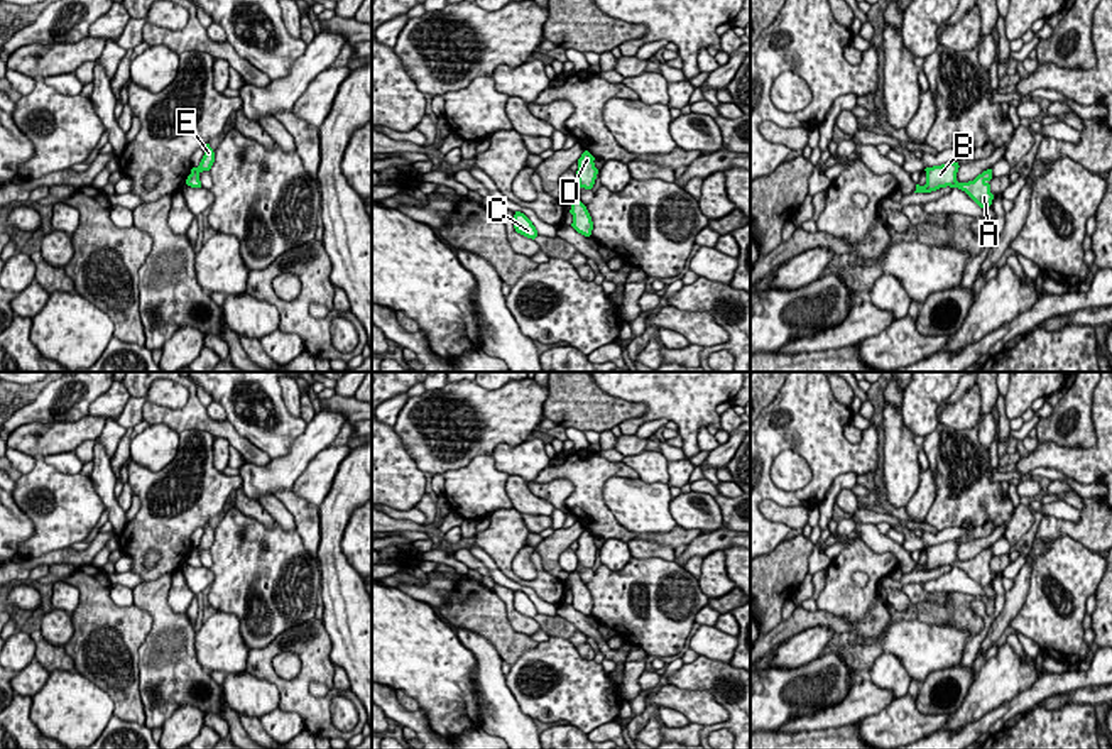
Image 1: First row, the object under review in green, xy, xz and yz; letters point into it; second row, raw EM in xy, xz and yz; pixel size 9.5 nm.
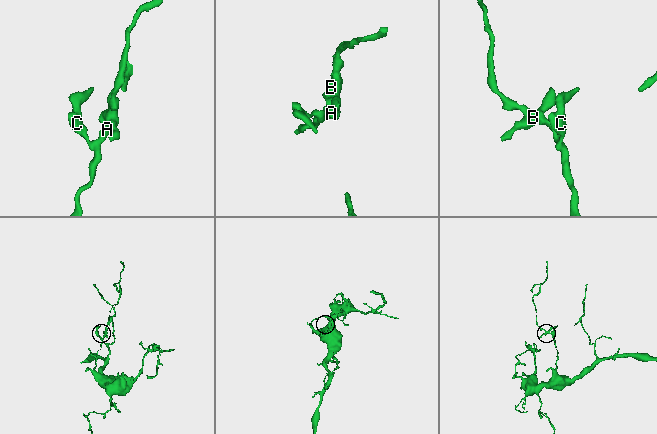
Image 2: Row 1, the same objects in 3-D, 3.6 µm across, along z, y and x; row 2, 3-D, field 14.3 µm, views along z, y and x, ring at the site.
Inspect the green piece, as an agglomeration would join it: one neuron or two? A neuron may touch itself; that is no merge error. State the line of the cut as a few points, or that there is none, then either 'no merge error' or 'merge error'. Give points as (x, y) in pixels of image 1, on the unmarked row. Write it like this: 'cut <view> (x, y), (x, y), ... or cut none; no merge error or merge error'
cut none; no merge error

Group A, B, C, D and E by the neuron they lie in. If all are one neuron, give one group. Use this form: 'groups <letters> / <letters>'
groups A B C D E

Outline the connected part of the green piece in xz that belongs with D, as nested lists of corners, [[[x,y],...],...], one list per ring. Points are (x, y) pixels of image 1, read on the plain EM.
[[[585,529],[581,536],[578,538],[578,549],[576,549],[576,558],[578,558],[578,568],[591,568],[598,553],[598,548],[595,546],[595,536]]]

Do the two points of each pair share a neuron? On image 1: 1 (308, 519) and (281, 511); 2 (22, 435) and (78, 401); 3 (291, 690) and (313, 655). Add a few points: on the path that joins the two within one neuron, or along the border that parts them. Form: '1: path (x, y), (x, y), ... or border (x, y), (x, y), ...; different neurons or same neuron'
1: border (274, 496), (288, 509), (296, 528); different neurons
2: border (81, 416), (73, 421), (22, 423), (17, 428); different neurons
3: path (299, 682), (313, 668), (313, 663); same neuron

